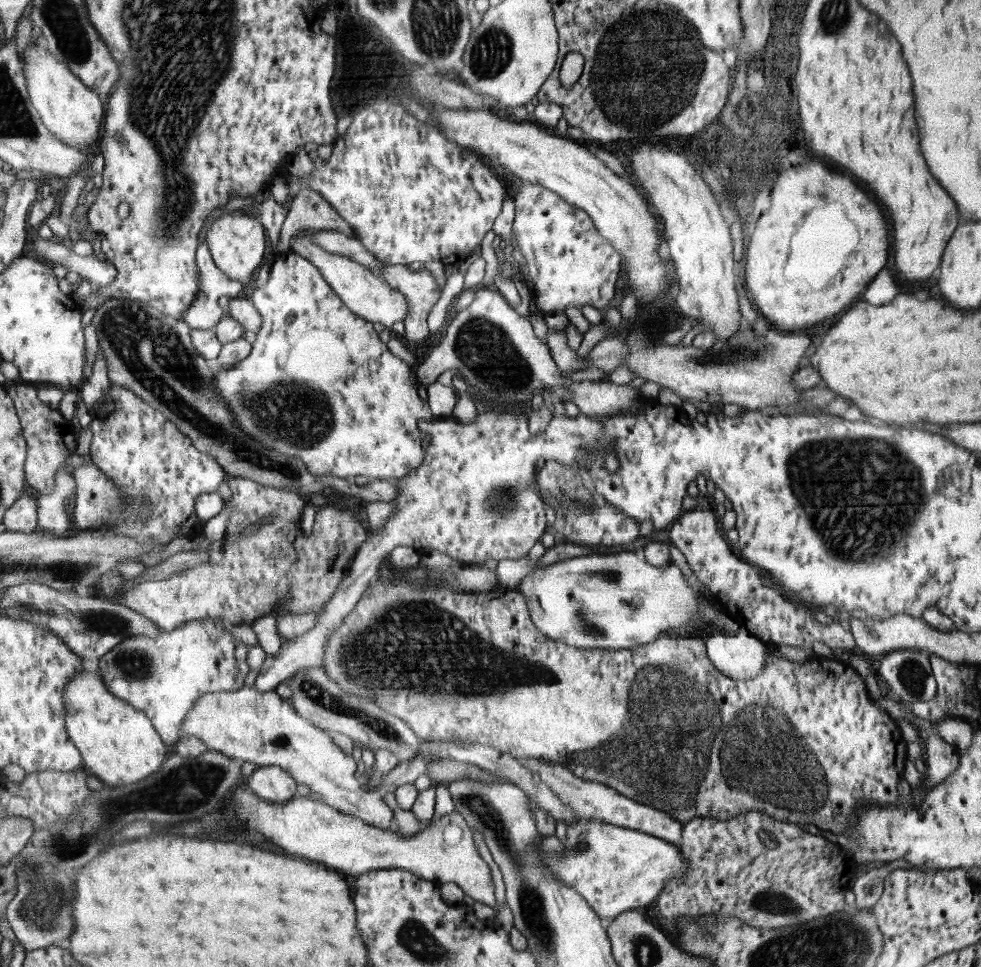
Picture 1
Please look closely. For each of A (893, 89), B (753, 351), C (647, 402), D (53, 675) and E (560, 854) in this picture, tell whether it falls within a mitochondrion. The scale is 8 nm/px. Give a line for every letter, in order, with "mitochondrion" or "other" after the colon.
A: other
B: mitochondrion
C: other
D: other
E: mitochondrion

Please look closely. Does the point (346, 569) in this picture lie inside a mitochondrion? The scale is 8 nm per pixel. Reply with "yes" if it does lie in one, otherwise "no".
no

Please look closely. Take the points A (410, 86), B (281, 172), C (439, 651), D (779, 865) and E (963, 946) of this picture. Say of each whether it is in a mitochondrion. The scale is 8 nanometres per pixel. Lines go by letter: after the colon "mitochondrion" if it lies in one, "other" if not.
A: other
B: other
C: mitochondrion
D: other
E: other

